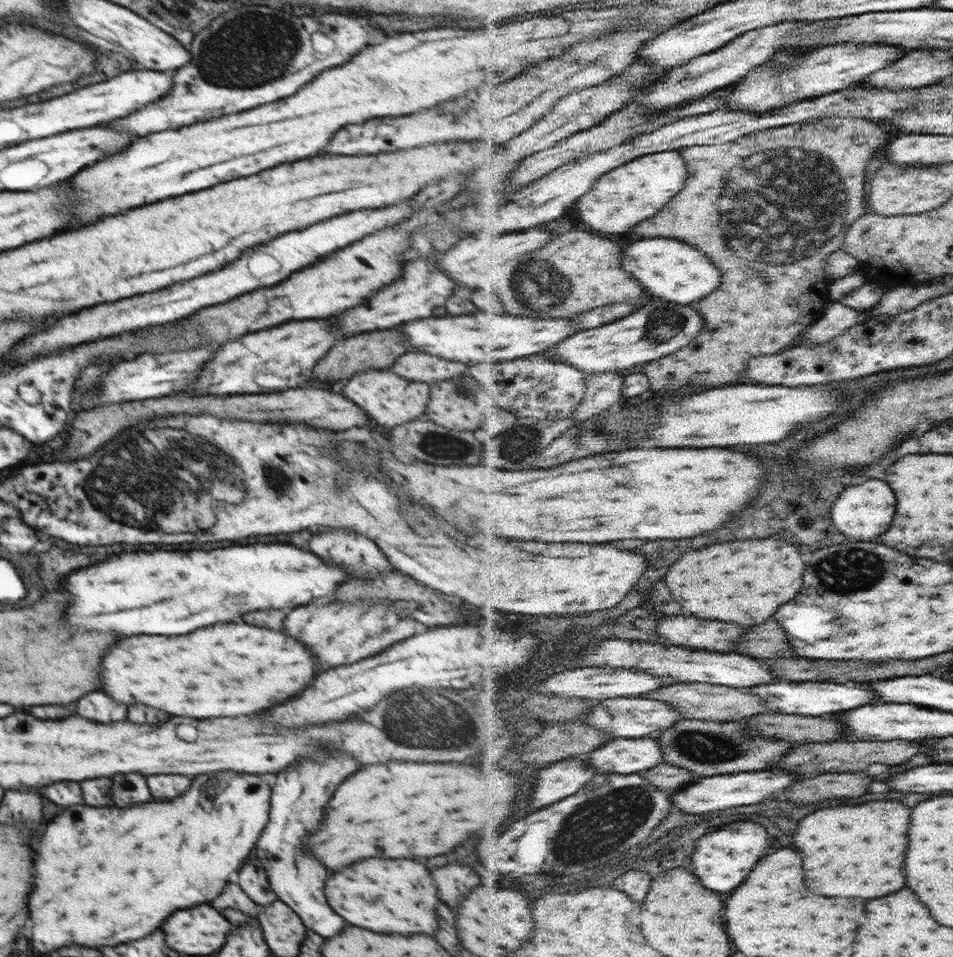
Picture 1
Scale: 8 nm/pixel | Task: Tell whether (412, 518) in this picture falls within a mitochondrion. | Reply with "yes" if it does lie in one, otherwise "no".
no

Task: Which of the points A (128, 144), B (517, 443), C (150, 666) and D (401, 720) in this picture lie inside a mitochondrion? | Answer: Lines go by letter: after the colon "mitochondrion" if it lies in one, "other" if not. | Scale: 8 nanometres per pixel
A: other
B: mitochondrion
C: other
D: mitochondrion

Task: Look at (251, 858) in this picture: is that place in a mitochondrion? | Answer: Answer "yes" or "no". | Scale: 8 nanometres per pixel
no

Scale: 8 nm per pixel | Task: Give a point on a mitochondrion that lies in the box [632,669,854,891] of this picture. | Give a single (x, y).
(707, 748)

